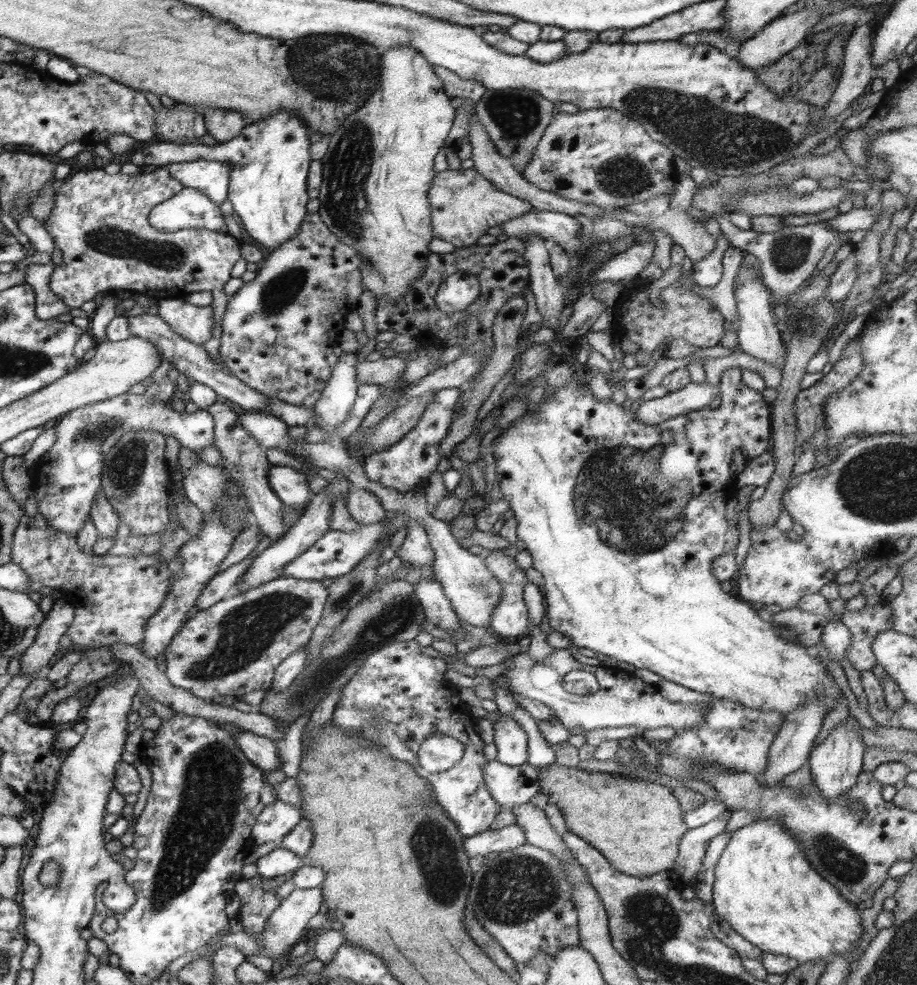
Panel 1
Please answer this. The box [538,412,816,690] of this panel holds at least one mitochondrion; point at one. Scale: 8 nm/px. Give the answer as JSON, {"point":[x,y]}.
{"point":[614,496]}

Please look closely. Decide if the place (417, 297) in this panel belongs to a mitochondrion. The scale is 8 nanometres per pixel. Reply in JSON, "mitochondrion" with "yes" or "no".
{"mitochondrion":"no"}

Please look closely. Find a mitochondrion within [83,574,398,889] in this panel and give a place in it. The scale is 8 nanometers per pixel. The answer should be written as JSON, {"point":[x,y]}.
{"point":[245,632]}

